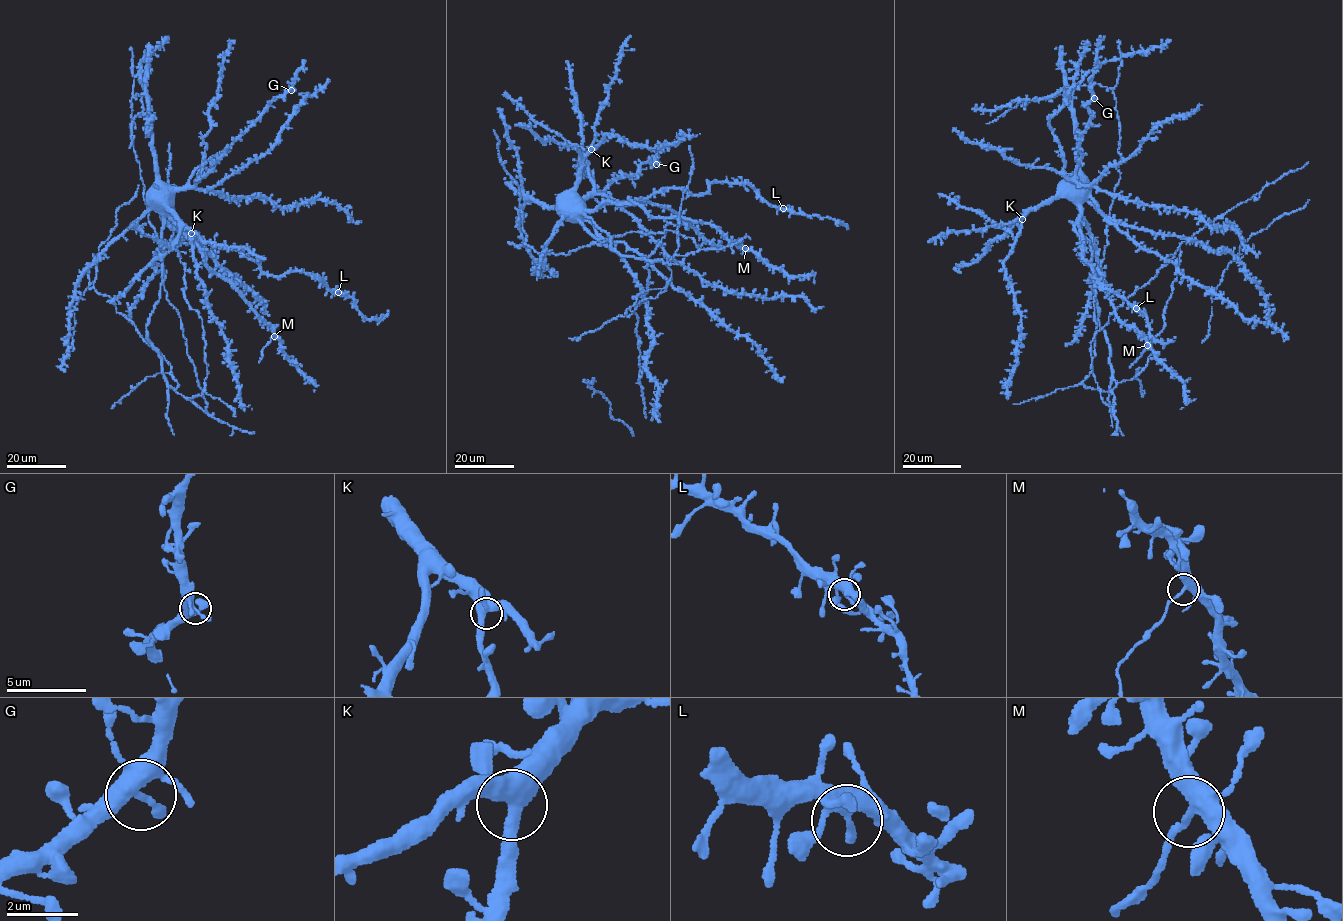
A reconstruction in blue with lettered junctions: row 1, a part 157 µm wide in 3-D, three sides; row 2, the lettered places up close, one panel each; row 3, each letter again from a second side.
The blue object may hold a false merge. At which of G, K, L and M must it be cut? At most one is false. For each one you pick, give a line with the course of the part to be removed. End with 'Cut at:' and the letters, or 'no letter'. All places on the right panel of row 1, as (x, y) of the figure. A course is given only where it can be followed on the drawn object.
M: foreign part runs (1147, 345), (1129, 367)
Cut at: M

